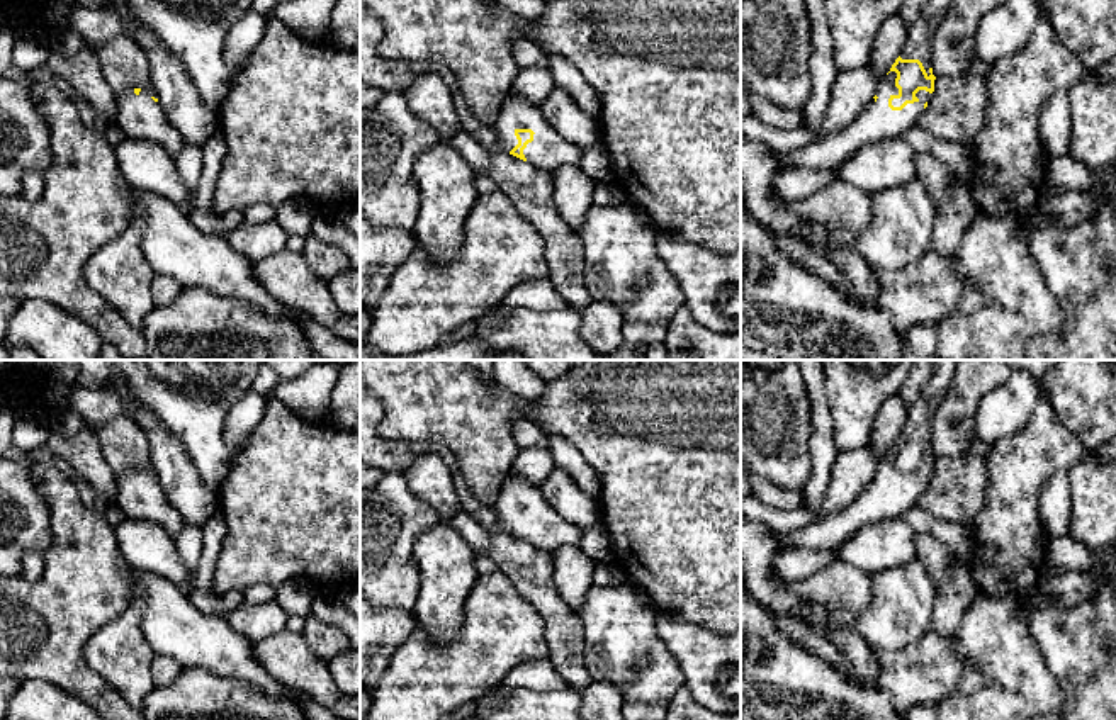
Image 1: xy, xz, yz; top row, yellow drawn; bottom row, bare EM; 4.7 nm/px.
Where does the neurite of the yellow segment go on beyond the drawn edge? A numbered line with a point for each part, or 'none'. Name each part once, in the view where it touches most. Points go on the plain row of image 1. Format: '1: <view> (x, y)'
1: yz (877, 501)

